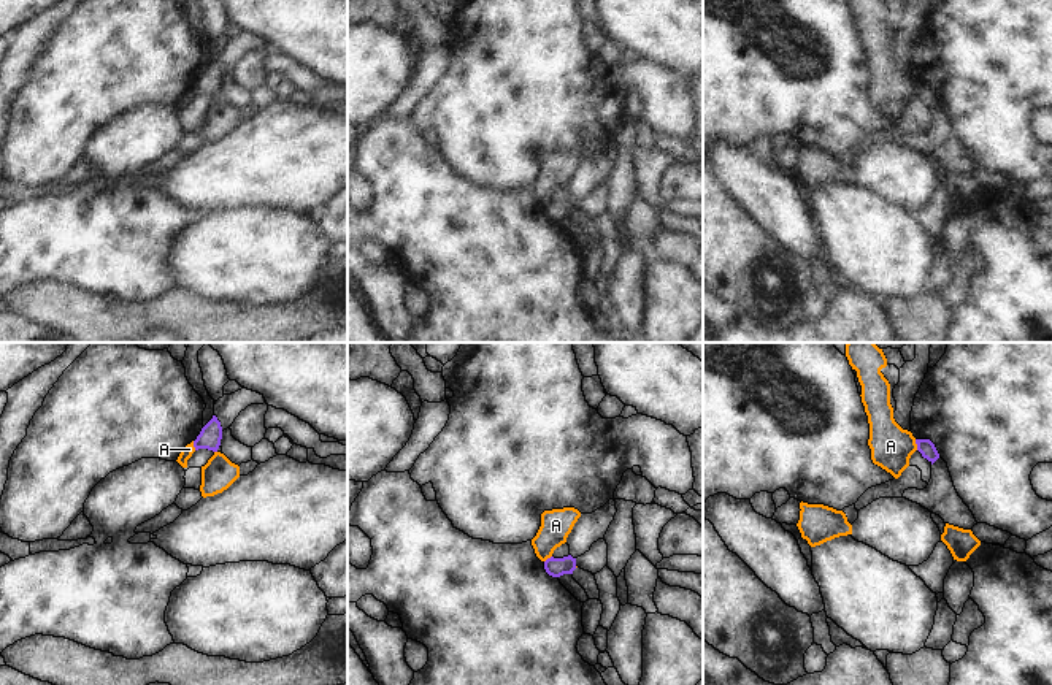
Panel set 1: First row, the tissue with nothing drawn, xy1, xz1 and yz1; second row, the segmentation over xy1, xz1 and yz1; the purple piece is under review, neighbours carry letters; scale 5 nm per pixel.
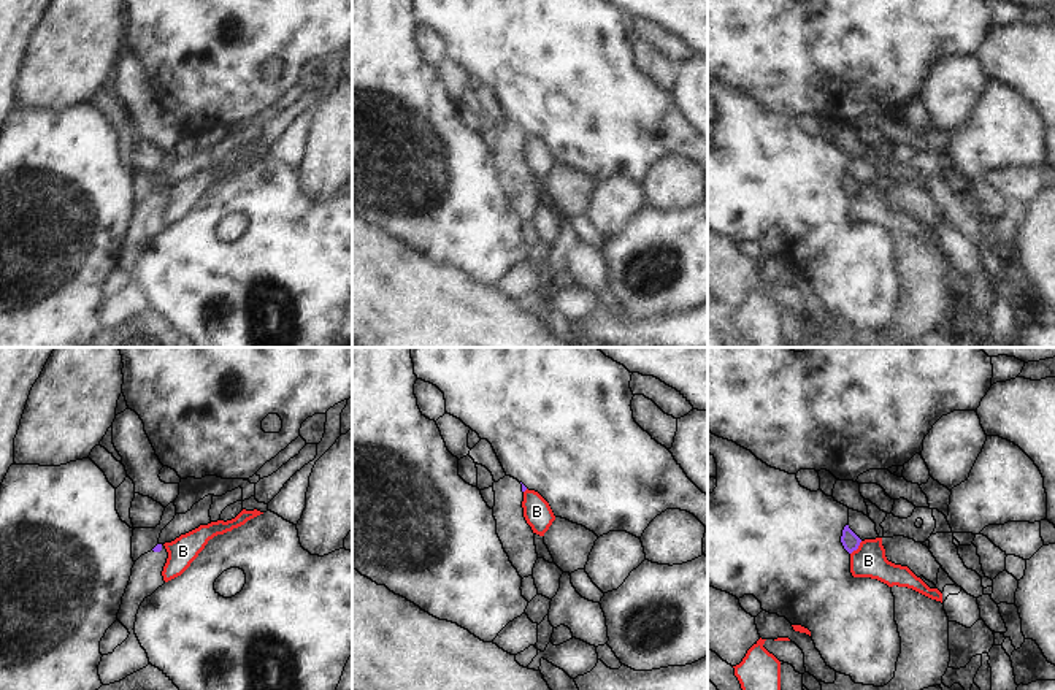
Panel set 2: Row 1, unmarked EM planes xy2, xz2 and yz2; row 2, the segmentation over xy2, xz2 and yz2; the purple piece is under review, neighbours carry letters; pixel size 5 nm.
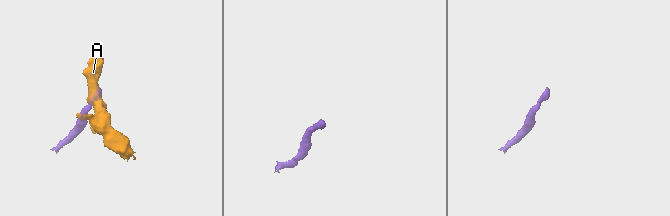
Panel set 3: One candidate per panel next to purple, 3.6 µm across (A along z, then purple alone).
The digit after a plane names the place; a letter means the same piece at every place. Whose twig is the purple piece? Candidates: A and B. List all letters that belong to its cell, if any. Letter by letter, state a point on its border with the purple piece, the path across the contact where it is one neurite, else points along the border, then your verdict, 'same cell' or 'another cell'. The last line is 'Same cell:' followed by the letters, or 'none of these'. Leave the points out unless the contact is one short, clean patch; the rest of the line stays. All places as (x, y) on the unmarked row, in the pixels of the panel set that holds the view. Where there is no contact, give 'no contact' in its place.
A: meets purple in yz1 at (916, 88); border along yz1 (914, 84), (917, 94); another cell
B: meets purple in yz2 at (857, 192); border along yz2 (862, 186), (851, 199); another cell
Same cell: none of these

